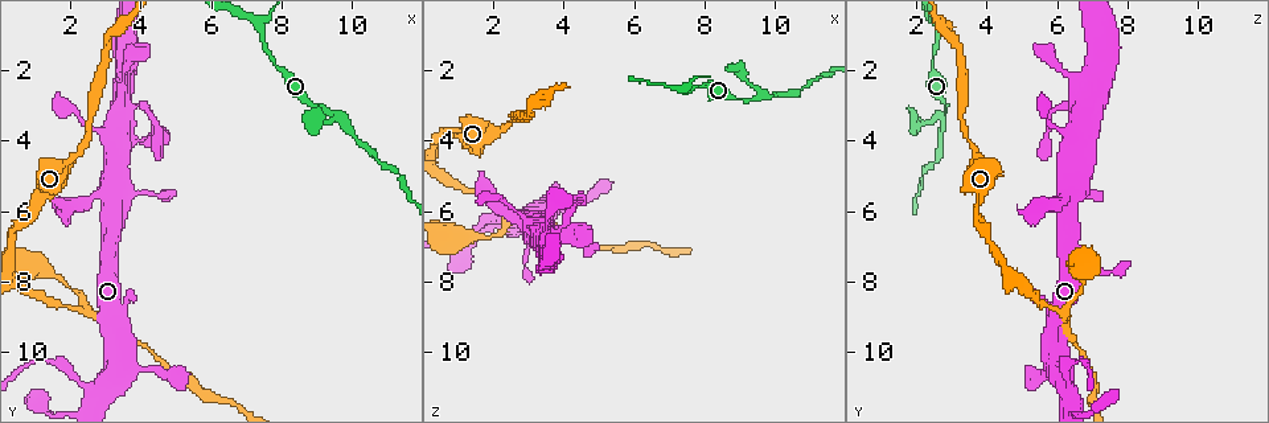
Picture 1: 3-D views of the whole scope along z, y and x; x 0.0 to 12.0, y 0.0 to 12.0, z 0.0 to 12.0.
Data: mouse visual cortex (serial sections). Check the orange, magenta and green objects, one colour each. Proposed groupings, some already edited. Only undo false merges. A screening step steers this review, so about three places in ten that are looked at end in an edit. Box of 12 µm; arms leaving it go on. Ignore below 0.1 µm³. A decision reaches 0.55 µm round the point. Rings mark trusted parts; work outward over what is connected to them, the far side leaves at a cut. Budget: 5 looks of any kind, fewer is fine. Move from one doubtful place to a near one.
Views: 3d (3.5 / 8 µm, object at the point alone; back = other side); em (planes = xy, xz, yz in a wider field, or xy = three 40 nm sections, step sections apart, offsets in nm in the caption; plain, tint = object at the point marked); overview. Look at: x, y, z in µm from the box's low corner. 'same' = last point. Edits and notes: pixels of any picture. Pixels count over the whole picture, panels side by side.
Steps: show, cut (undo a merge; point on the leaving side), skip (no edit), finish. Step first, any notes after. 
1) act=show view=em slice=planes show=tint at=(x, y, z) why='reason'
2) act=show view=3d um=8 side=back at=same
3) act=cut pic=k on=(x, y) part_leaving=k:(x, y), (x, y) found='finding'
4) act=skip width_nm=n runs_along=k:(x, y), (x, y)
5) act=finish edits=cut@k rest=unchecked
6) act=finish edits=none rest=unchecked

act=show view=3d um=3.5 at=(9.5, 3.3, 2.8) why='abrupt turn'

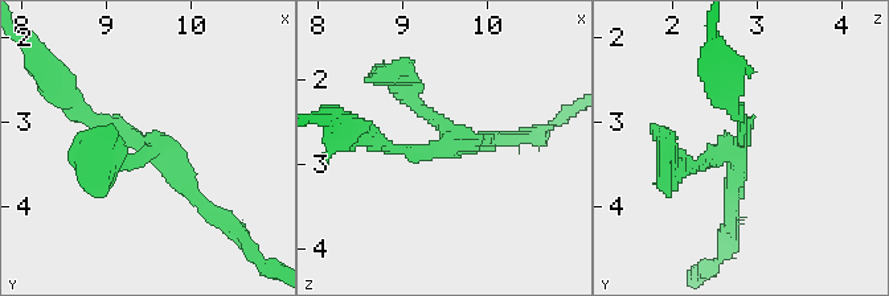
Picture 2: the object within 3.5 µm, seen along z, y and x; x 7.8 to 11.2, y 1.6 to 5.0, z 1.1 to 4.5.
act=show view=em slice=xy step=5 show=tint at=(9.55, 3.30, 2.75)

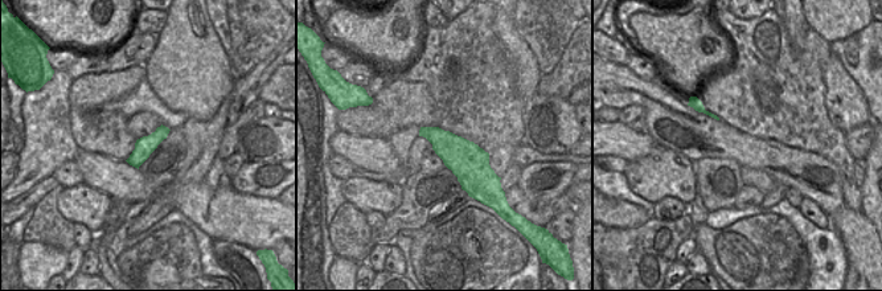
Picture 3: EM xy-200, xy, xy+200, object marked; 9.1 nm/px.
act=skip runs_along=2:(81, 110), (163, 155), (214, 212) found='continuous, no second cell'

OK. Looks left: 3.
act=show view=3d um=3.5 at=(2.8, 5.5, 6.2) why='abrupt turn'

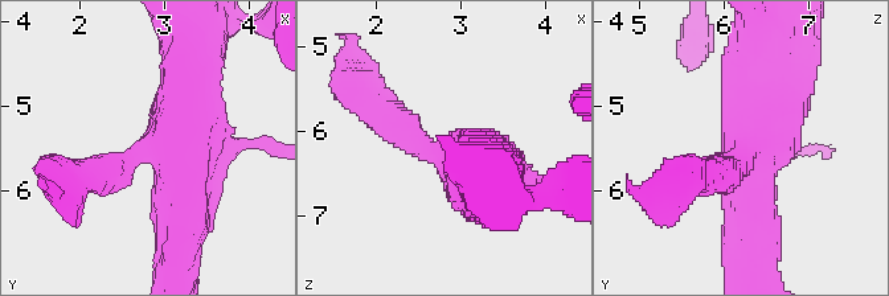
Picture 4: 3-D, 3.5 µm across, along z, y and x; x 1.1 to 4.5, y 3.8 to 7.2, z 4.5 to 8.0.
act=show view=em slice=xy step=1 show=tint at=(2.85, 5.45, 6.25)

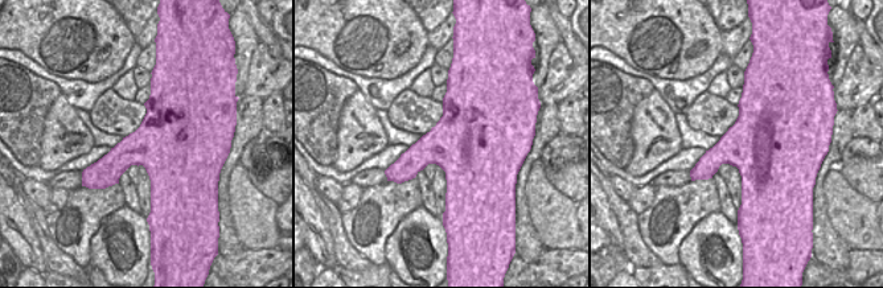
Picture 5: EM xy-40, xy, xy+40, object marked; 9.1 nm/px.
act=skip width_nm=700 runs_along=4:(181, 241), (181, 94), (193, 62) found='one cell here'

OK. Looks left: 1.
act=finish edits=none rest=unchecked

